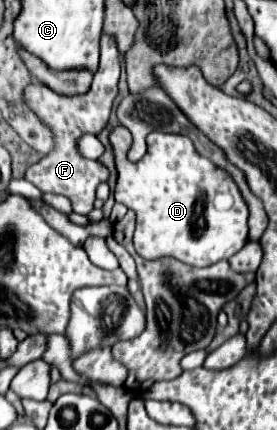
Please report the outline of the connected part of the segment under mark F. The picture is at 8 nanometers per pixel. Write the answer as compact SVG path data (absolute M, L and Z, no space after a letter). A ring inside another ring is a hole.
M103 35L101 37L99 67L95 71L93 83L91 83L91 87L89 87L87 93L75 95L75 97L67 97L67 95L55 93L53 89L49 89L47 85L37 83L37 81L33 81L31 85L27 85L25 91L23 91L25 105L37 115L37 119L45 127L51 129L53 141L55 141L53 149L41 161L37 161L35 165L31 165L25 171L23 177L27 181L31 181L41 191L65 195L71 201L73 211L79 213L79 215L85 215L85 217L93 211L95 189L97 189L97 185L101 181L107 181L109 171L101 163L85 161L77 153L75 141L83 133L97 135L107 125L107 119L109 119L109 113L111 113L111 105L113 105L113 99L117 95L117 81L119 81L119 49L117 49L117 41L111 35Z

